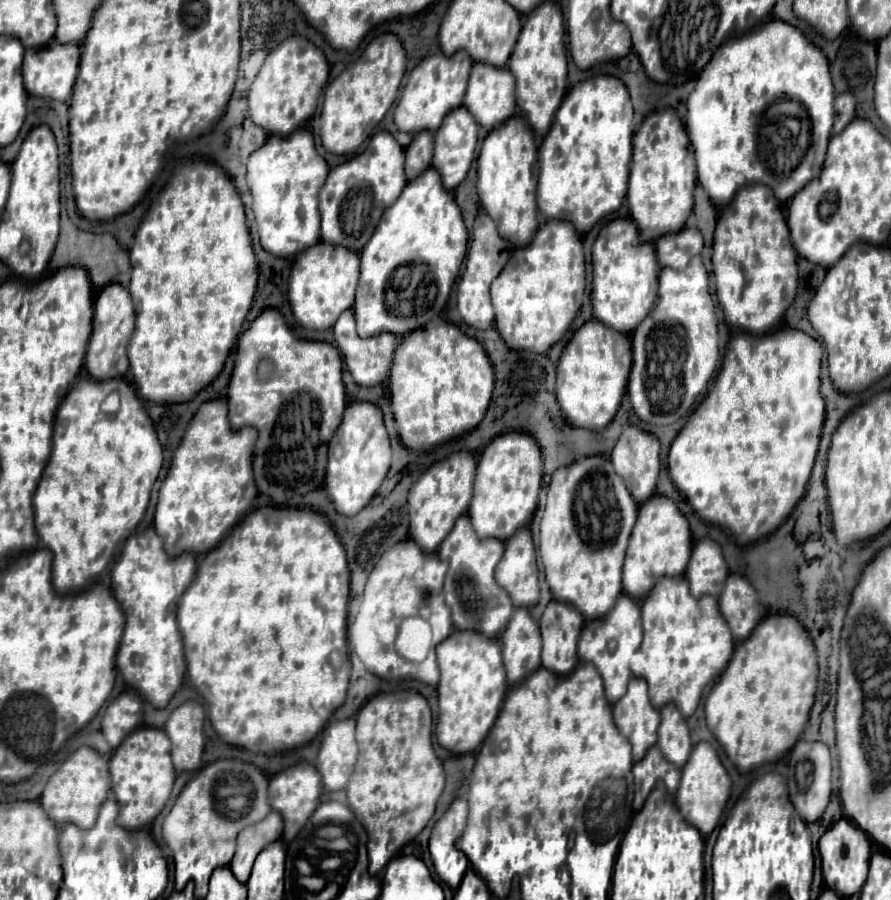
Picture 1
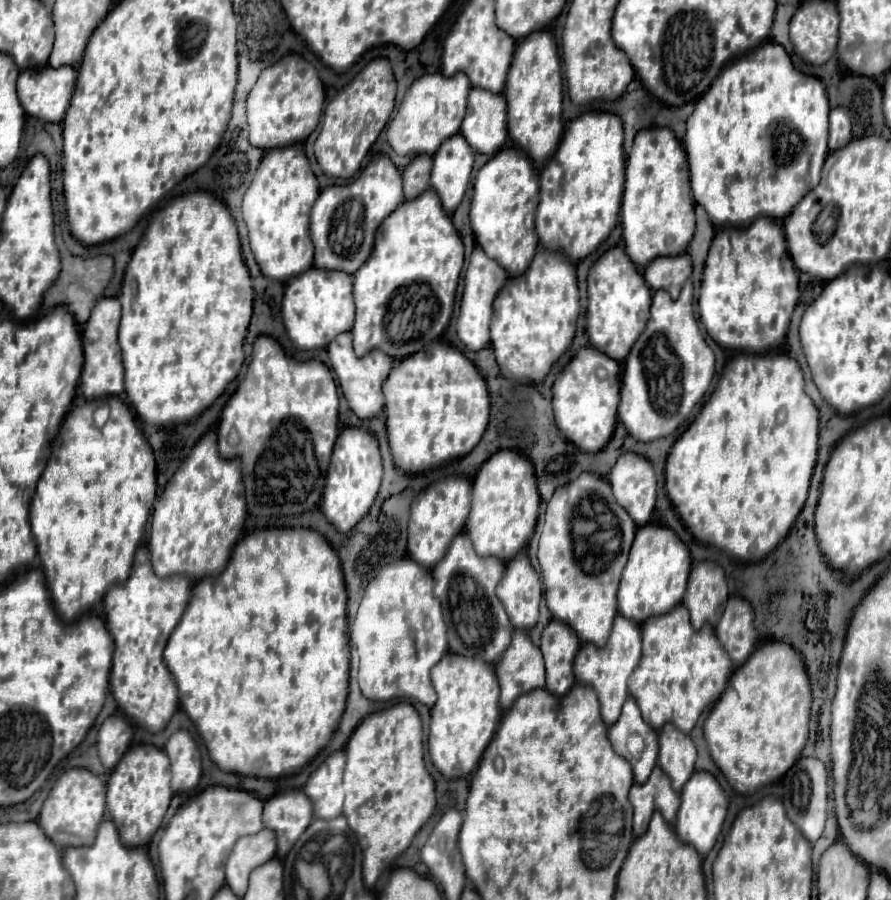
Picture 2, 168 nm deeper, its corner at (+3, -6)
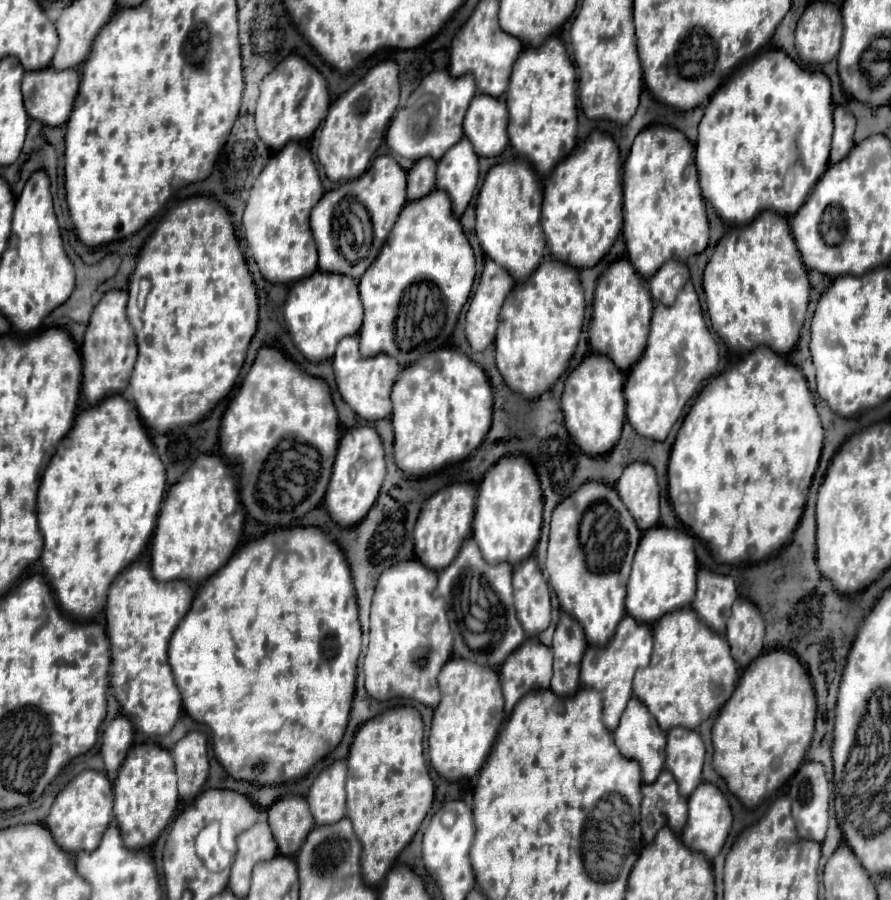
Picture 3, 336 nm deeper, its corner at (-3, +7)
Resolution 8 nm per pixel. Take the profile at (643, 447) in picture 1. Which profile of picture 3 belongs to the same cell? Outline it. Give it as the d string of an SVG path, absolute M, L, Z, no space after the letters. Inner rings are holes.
M644 462L628 464L616 484L616 490L640 530L648 530L658 524L660 486L654 466Z

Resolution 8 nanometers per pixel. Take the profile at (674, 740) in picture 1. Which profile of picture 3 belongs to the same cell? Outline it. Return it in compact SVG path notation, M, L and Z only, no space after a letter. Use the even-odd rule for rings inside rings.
M672 728L668 730L666 768L674 774L680 794L690 796L700 784L704 764L704 742L696 730Z

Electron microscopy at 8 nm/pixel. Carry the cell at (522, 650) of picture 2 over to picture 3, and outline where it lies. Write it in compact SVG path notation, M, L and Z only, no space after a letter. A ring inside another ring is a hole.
M526 638L502 664L500 684L510 714L514 704L532 688L548 688L552 678L552 650L538 638Z

